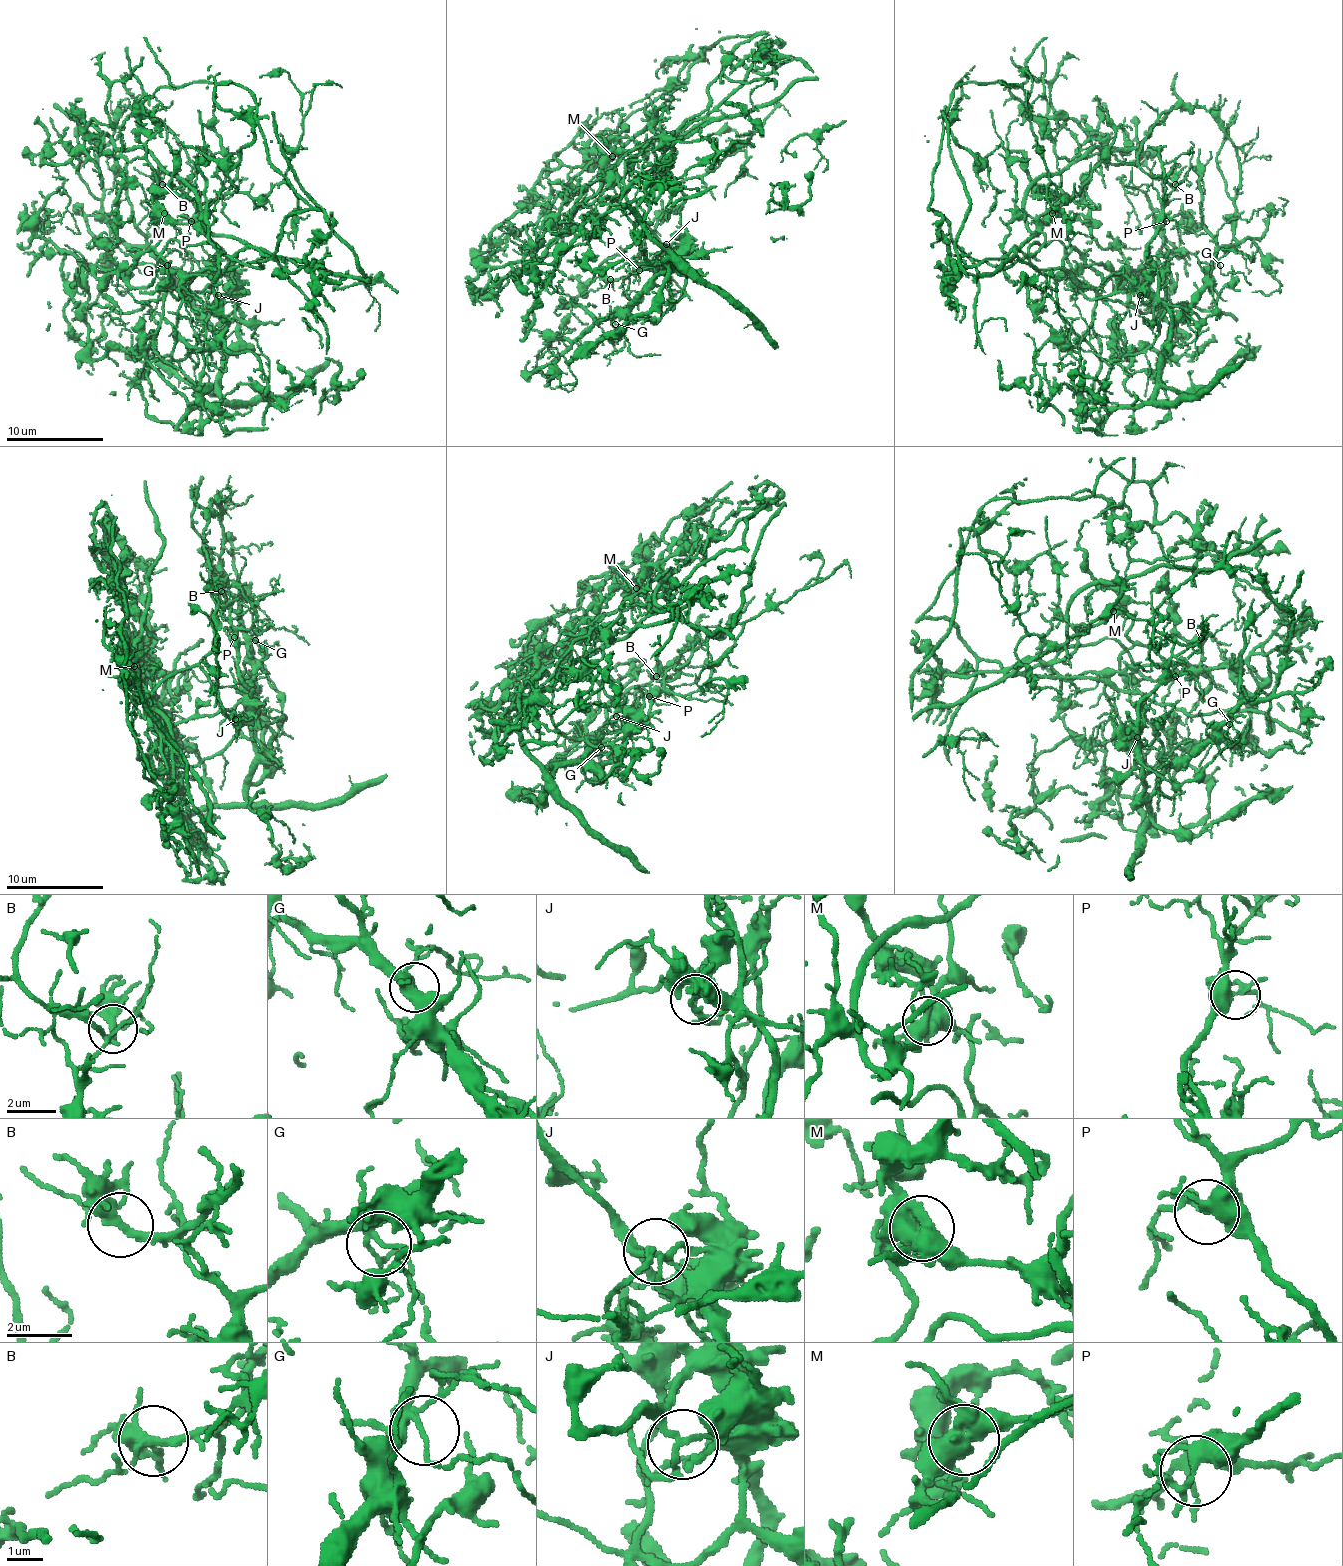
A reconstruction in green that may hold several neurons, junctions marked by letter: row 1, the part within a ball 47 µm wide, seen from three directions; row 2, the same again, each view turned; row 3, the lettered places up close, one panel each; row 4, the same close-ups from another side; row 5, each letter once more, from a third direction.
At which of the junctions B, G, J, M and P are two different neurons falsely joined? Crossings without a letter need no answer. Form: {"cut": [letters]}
{"cut": ["B", "J", "M"]}

